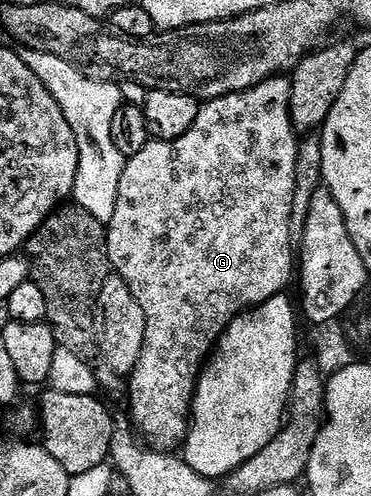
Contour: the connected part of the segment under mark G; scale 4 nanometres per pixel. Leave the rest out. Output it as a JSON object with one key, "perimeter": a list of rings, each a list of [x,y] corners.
{"perimeter":[[[276,77],[266,79],[261,85],[245,89],[241,93],[233,93],[220,99],[208,99],[200,106],[197,121],[193,121],[193,129],[189,129],[189,133],[185,133],[179,139],[148,141],[145,149],[141,149],[141,153],[124,162],[121,185],[117,189],[117,209],[113,209],[111,222],[106,224],[107,251],[112,272],[120,275],[125,285],[129,285],[133,297],[141,301],[141,309],[145,309],[147,318],[145,345],[141,349],[137,365],[131,370],[129,391],[131,387],[131,419],[139,426],[138,434],[150,450],[171,453],[187,442],[187,428],[191,426],[191,403],[195,400],[195,386],[199,384],[199,372],[208,362],[215,344],[223,335],[223,330],[241,312],[259,307],[275,295],[284,294],[288,290],[287,282],[290,279],[292,282],[296,274],[297,251],[290,233],[290,214],[293,213],[295,170],[300,140],[291,123],[290,96],[290,78]]]}

